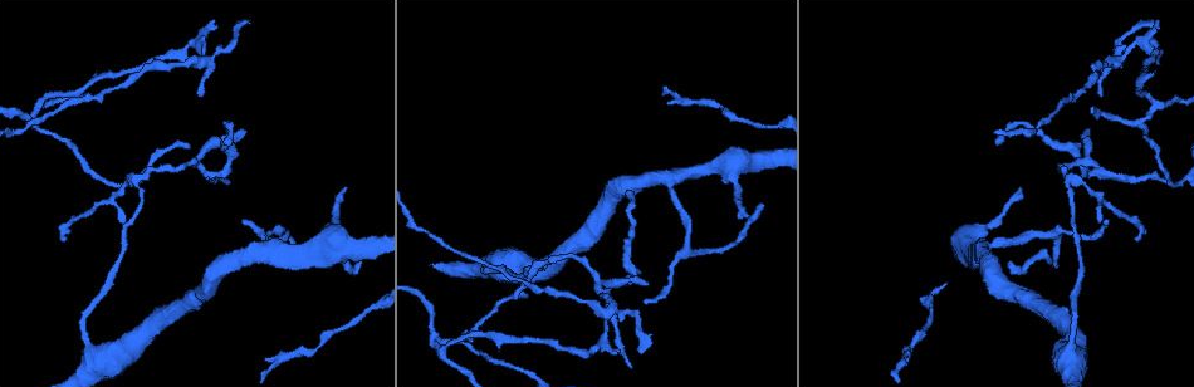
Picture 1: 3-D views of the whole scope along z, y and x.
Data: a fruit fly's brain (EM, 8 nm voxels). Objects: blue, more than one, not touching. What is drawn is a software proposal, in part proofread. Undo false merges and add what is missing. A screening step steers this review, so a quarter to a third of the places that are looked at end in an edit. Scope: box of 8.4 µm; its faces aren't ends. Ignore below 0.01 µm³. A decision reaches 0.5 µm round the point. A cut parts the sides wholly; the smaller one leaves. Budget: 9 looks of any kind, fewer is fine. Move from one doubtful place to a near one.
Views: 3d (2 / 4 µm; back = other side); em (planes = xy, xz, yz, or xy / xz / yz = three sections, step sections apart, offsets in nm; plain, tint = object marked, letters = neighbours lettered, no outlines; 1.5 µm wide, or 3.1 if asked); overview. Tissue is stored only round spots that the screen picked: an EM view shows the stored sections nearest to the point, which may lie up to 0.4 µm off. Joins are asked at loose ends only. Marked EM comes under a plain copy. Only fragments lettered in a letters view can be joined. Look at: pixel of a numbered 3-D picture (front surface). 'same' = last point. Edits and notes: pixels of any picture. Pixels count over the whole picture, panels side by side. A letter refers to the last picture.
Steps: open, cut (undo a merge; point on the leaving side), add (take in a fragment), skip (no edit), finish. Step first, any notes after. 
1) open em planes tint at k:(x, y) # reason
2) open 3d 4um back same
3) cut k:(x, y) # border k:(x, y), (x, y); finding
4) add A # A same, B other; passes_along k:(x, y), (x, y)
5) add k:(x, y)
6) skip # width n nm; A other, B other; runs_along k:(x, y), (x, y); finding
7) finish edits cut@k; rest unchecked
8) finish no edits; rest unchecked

open 3d 4um at 1:(600, 297) # thin end

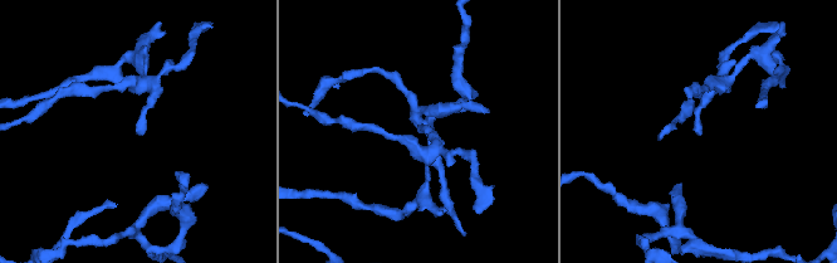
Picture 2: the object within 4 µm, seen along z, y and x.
open em planes letters at 2:(136, 133)

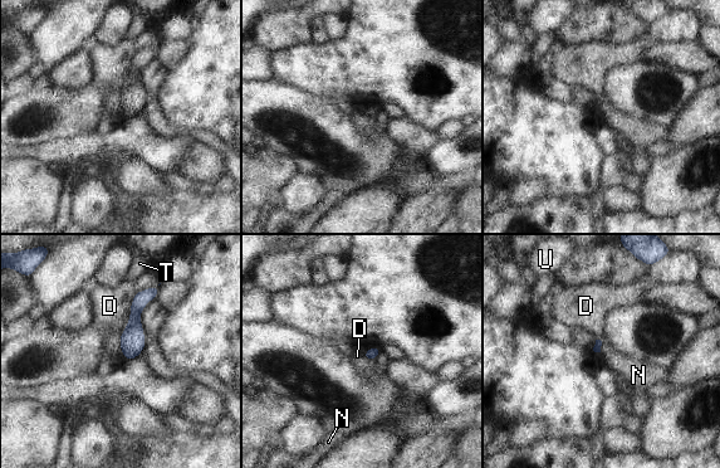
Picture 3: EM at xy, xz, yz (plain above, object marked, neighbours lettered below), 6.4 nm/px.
skip # longest_contact D 140 nm; D other, N other, T other, U other; border 3:(122, 332), (121, 354); no lettered fragment goes on from it

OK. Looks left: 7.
open 3d 2um back at 1:(137, 187) # branch point

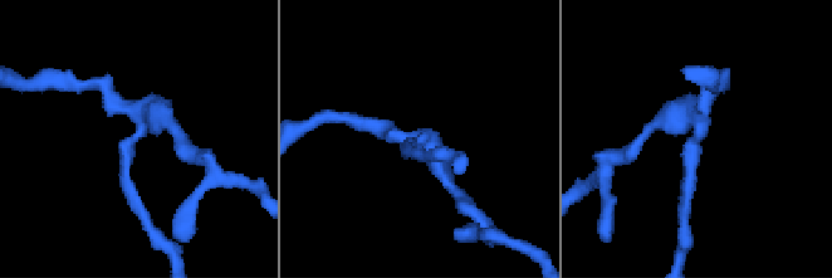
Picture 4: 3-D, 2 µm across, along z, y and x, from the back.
open em planes letters at 4:(419, 141) # arms 3; need the tissue

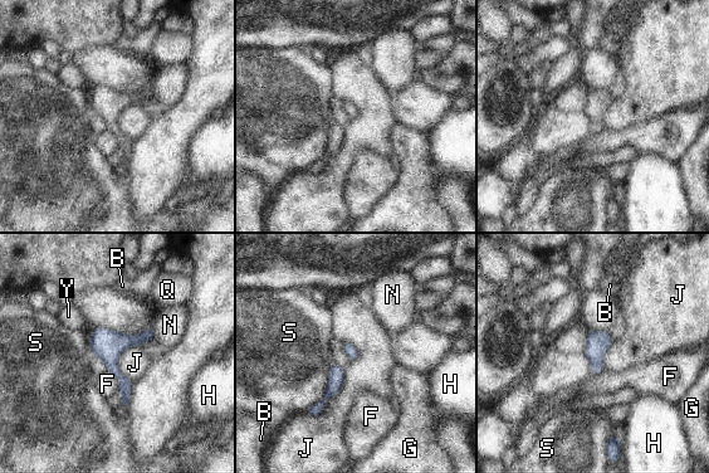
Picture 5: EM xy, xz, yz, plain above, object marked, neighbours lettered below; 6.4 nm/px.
skip # longest_contact S 360 nm; B other, F other, G other, H other, J other, N other, Q other, S other, Y other; continuous, no second cell

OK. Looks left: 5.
open em xz step 4 letters at 1:(1008, 261) # thin end

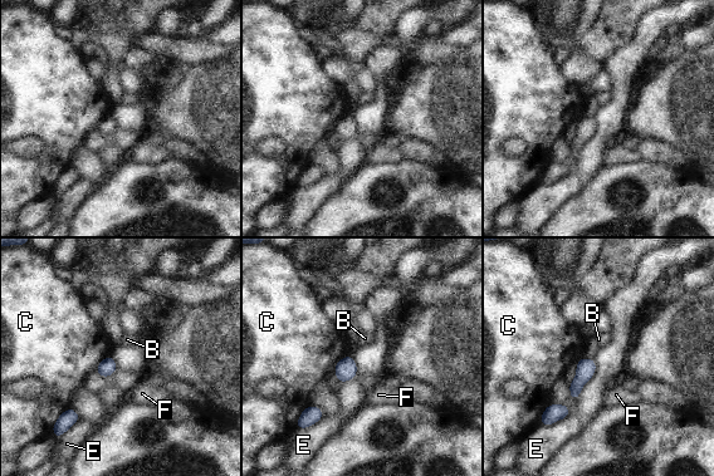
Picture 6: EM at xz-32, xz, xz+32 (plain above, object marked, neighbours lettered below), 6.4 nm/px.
skip # B other, C other, E other, F other; border 6:(311, 403), (302, 411), (296, 423); none of them fits

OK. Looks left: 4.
open 3d 4um at 1:(666, 178) # thick turns thin

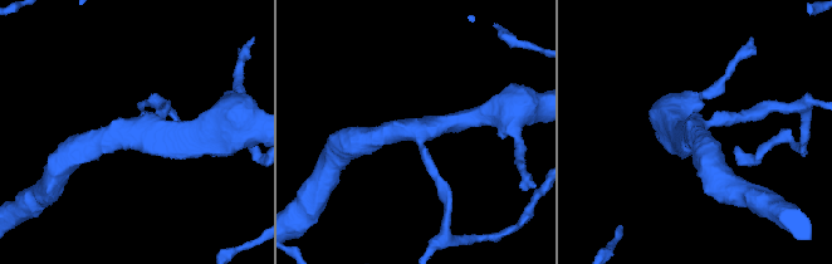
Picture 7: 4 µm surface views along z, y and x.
open em xz step 4 letters at 7:(692, 127) # arms 3; need the tissue

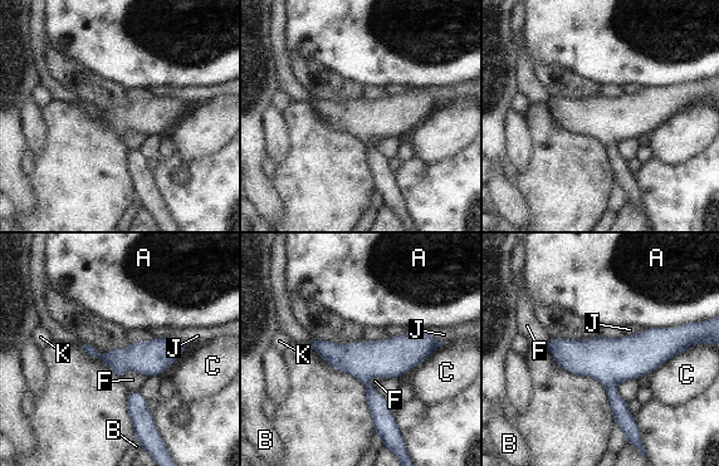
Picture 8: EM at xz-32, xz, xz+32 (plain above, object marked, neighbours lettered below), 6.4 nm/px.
skip # width 70 nm; A other, B other, C other, F other, J other, K other; all the same cell

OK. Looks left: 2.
finish no edits; rest unchecked

